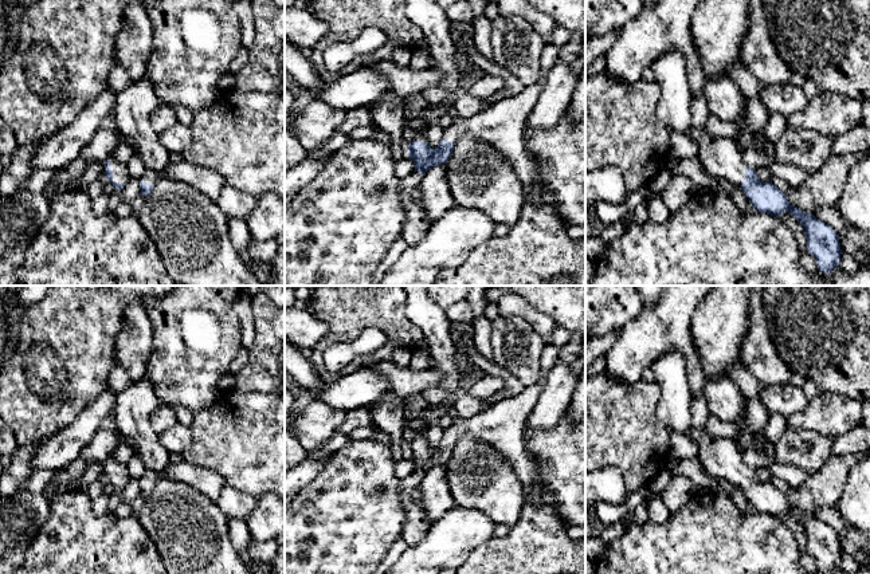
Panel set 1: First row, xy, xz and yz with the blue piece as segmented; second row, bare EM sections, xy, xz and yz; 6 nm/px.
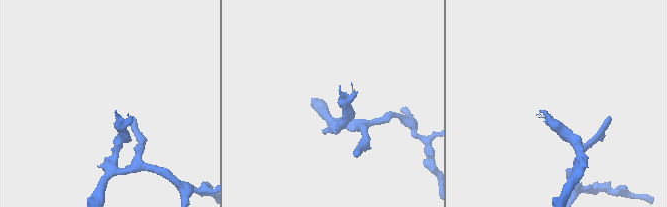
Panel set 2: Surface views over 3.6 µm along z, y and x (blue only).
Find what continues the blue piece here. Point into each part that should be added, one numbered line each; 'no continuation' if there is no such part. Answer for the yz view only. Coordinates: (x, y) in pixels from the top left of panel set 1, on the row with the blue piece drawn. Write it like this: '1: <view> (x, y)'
1: yz (721, 158)

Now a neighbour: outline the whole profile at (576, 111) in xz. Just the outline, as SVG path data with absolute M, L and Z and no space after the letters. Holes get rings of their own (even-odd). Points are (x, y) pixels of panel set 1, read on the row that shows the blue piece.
M585 67L577 76L577 84L567 114L572 121L585 119Z

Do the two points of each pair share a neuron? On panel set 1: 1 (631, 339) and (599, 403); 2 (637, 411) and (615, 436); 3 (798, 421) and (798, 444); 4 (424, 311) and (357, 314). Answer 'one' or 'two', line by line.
1: two
2: one
3: two
4: two

